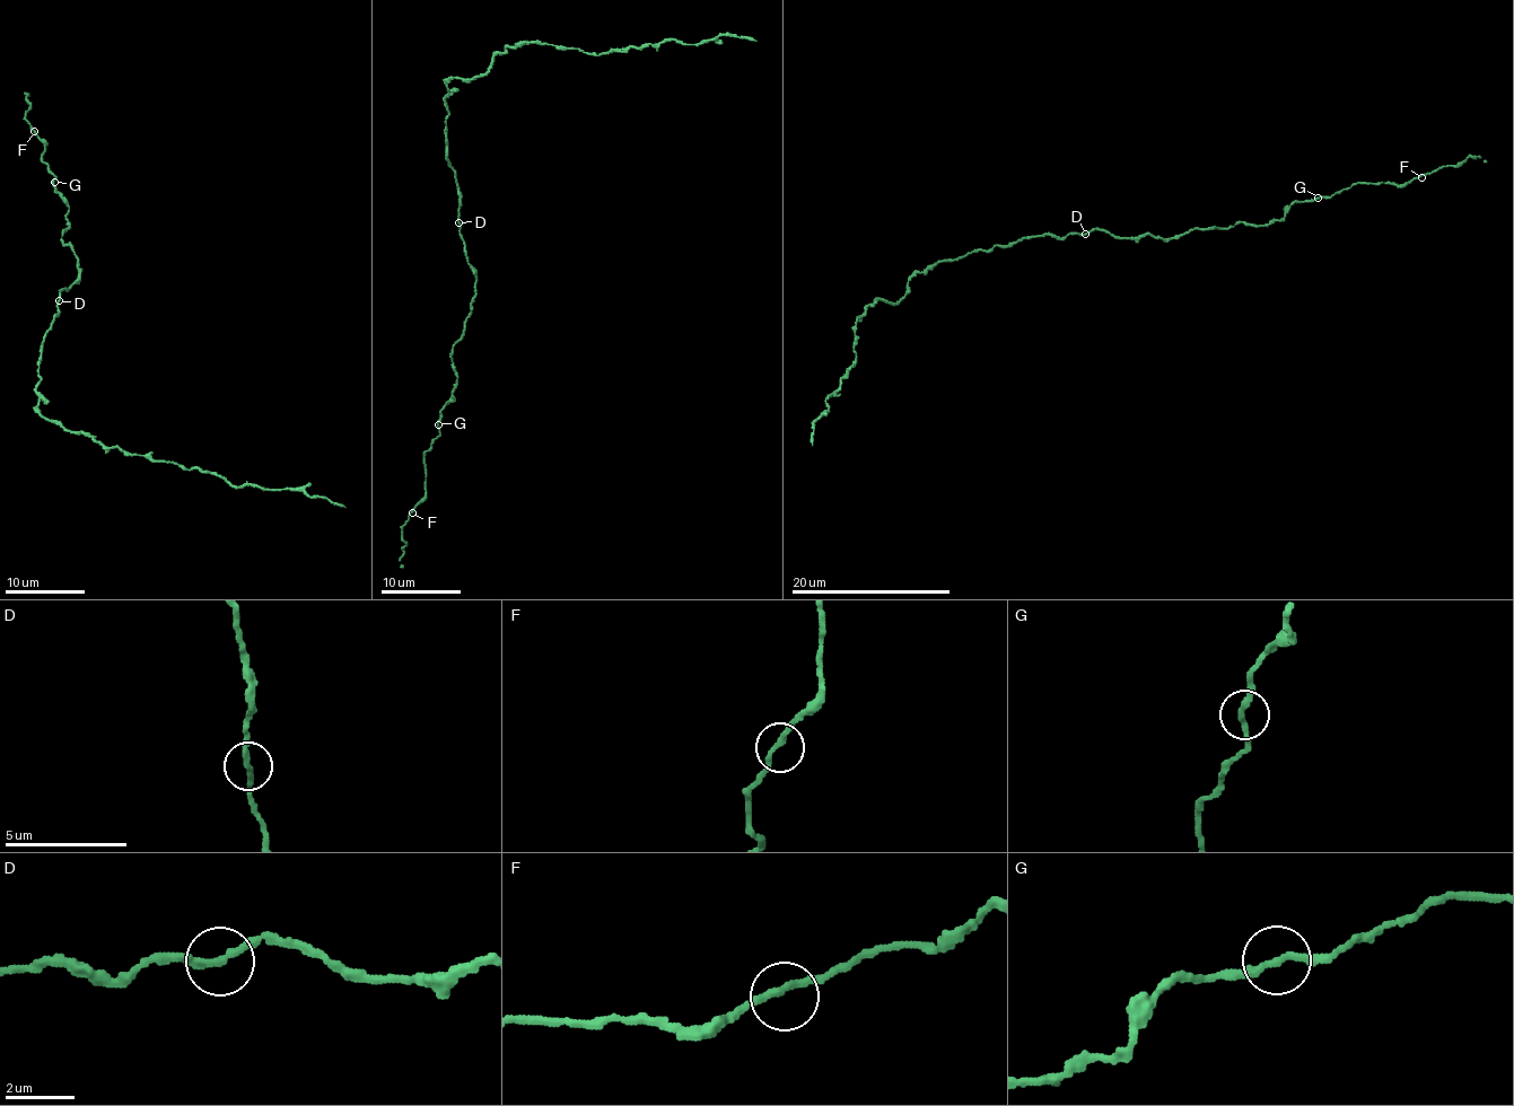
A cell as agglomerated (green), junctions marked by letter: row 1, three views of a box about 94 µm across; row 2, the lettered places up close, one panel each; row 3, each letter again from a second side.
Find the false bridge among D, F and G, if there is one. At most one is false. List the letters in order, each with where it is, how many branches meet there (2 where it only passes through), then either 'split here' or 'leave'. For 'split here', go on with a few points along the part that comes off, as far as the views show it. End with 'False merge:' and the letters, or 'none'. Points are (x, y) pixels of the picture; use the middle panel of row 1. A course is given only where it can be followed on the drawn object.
D: (458, 222) | 2 | leave
F: (412, 512) | 2 | leave
G: (438, 424) | 2 | leave
False merge: none

